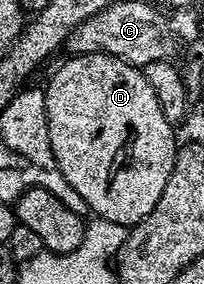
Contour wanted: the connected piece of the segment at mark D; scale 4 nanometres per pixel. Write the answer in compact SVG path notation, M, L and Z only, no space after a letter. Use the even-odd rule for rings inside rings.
M82 53L68 58L53 73L49 85L44 86L45 102L47 103L47 127L49 128L49 138L51 139L51 151L57 160L59 171L63 171L63 179L71 183L79 195L83 195L83 203L87 203L89 213L94 218L111 223L119 223L126 227L138 225L143 218L151 215L155 203L159 203L159 195L163 195L163 187L167 187L167 178L171 175L171 167L175 163L179 138L175 134L175 126L167 123L167 118L163 115L163 110L159 107L159 99L155 99L155 90L151 88L151 83L147 83L144 72L138 66L127 63L118 57L112 57L106 53Z

